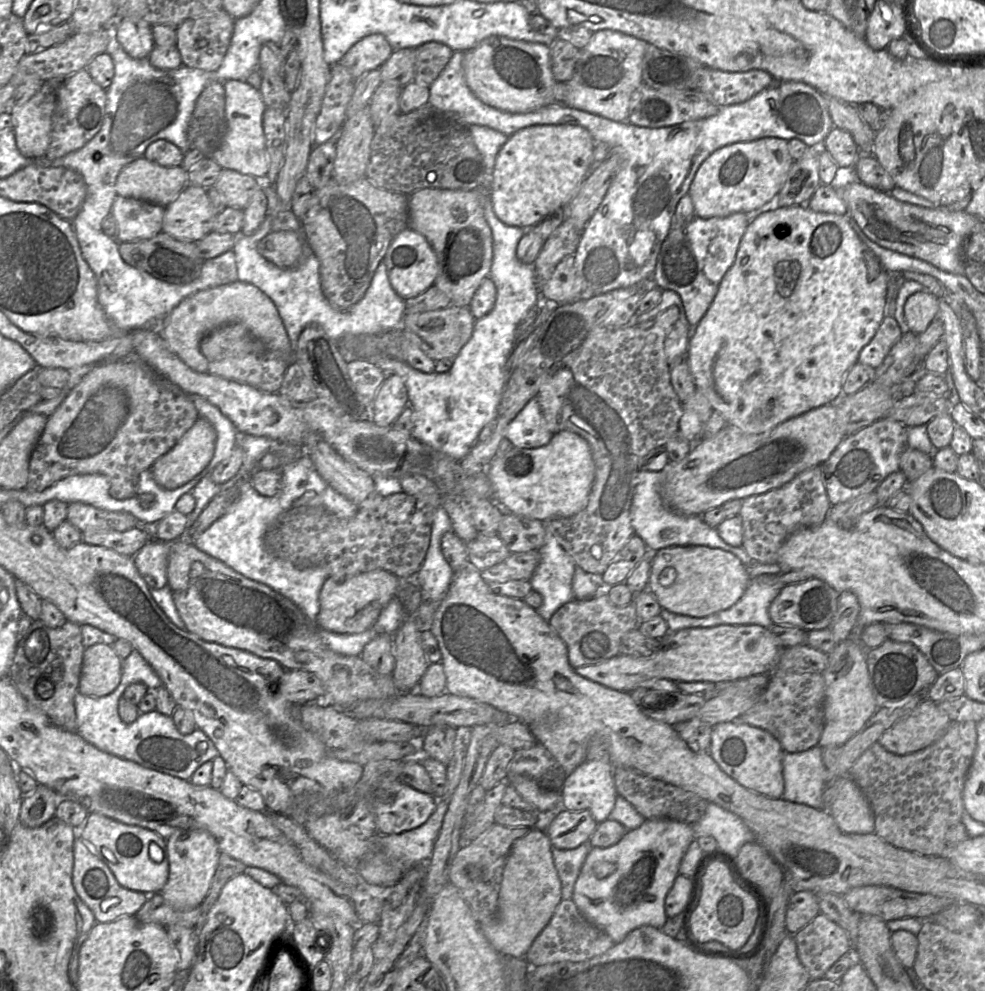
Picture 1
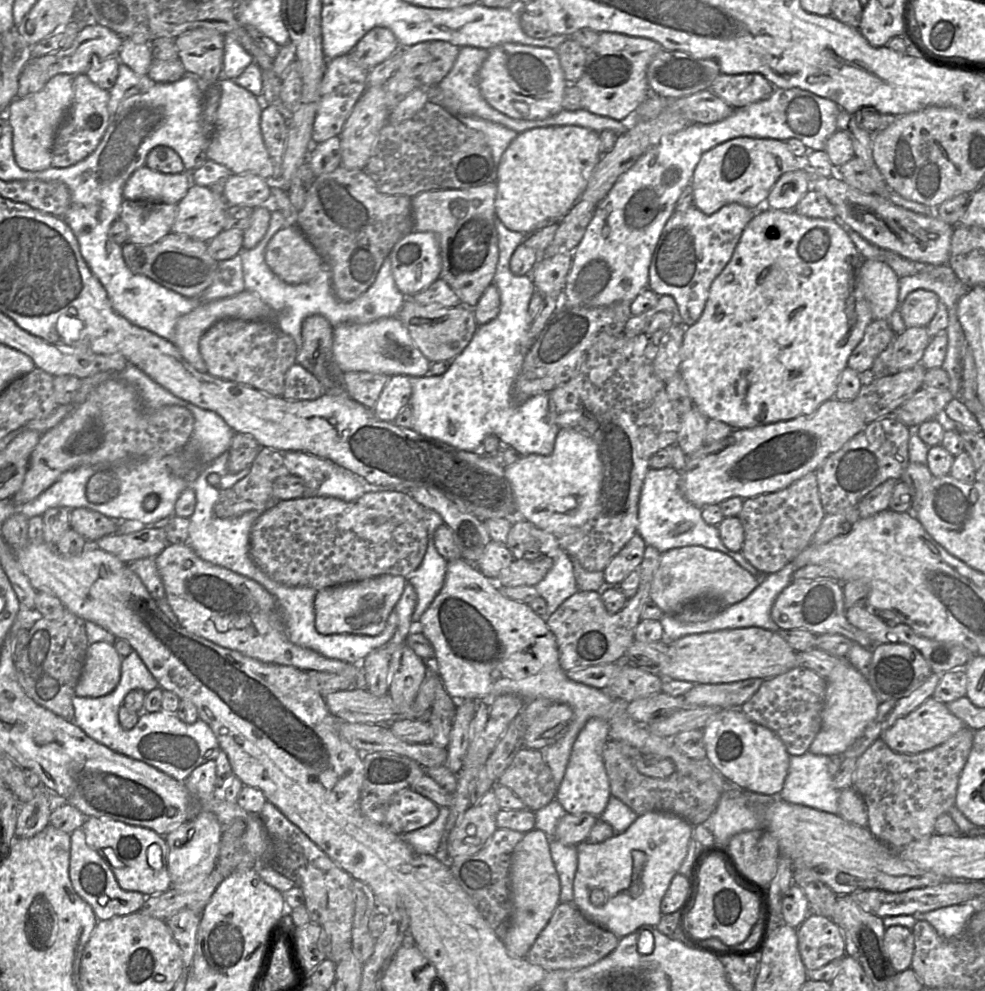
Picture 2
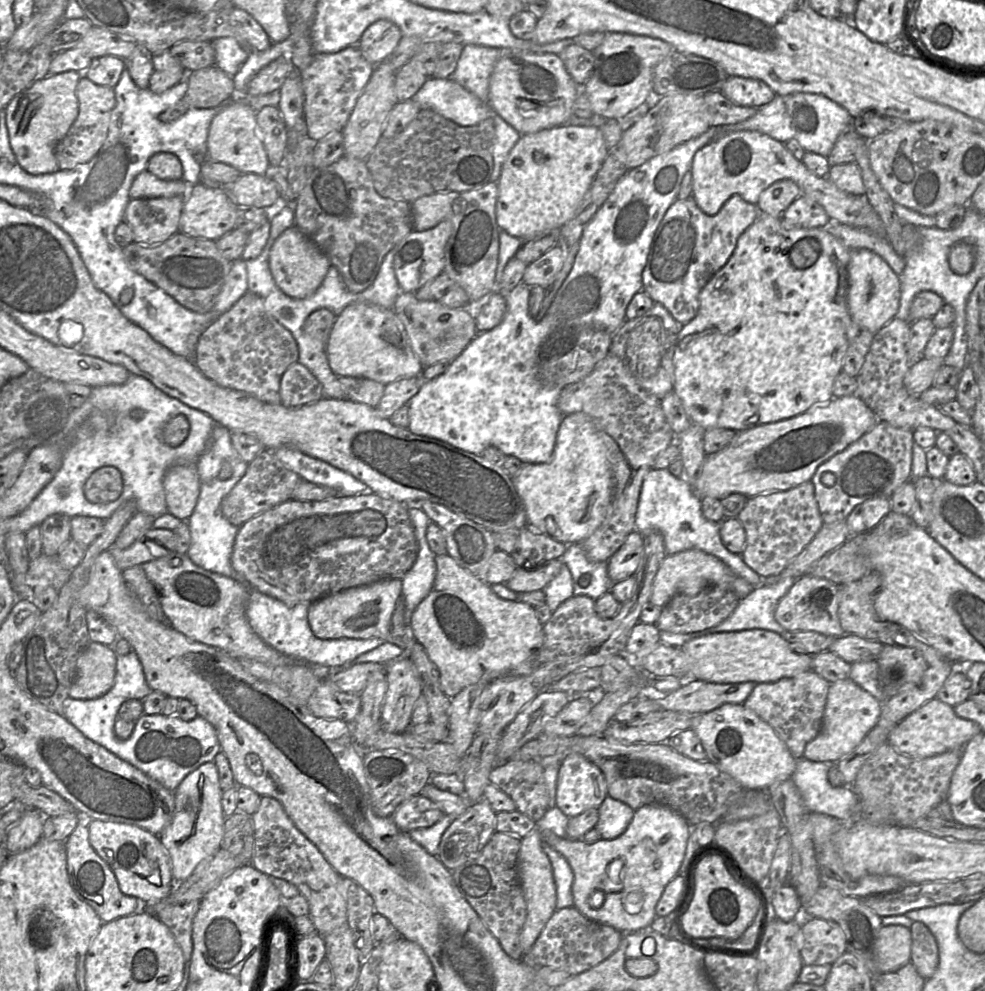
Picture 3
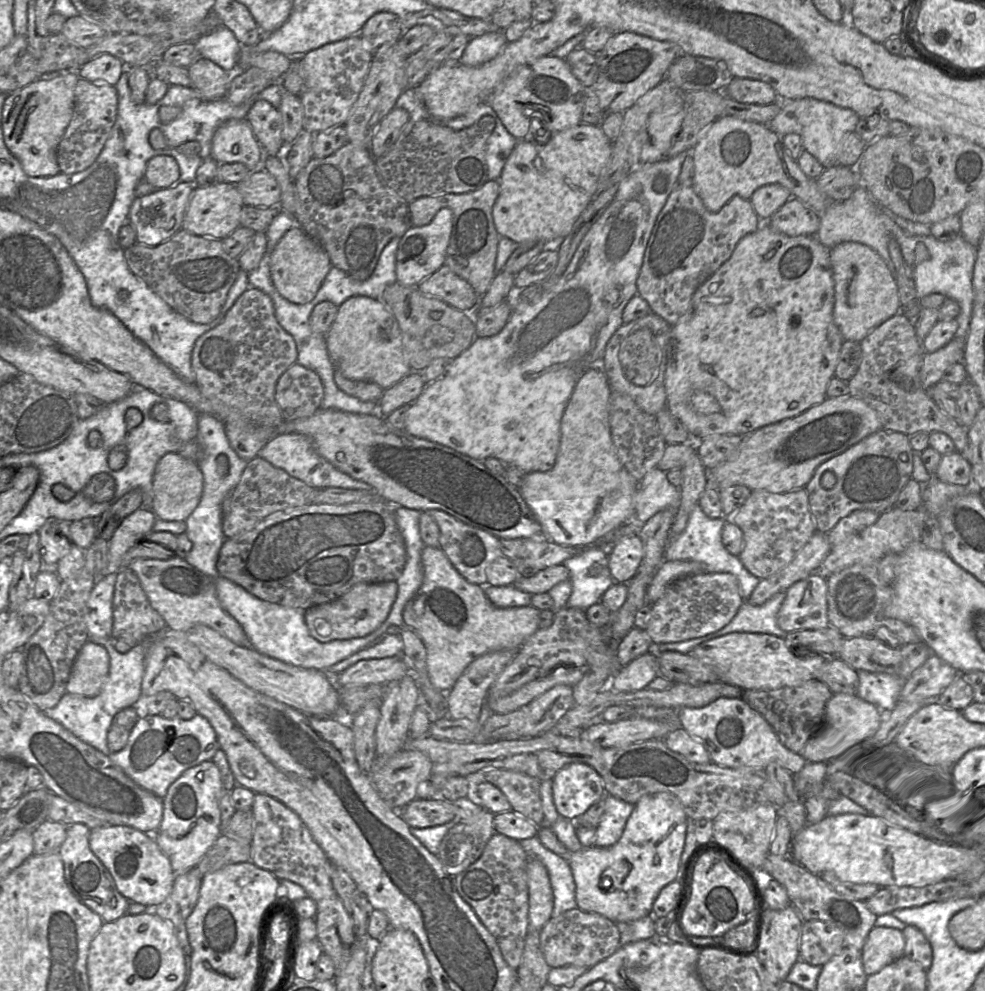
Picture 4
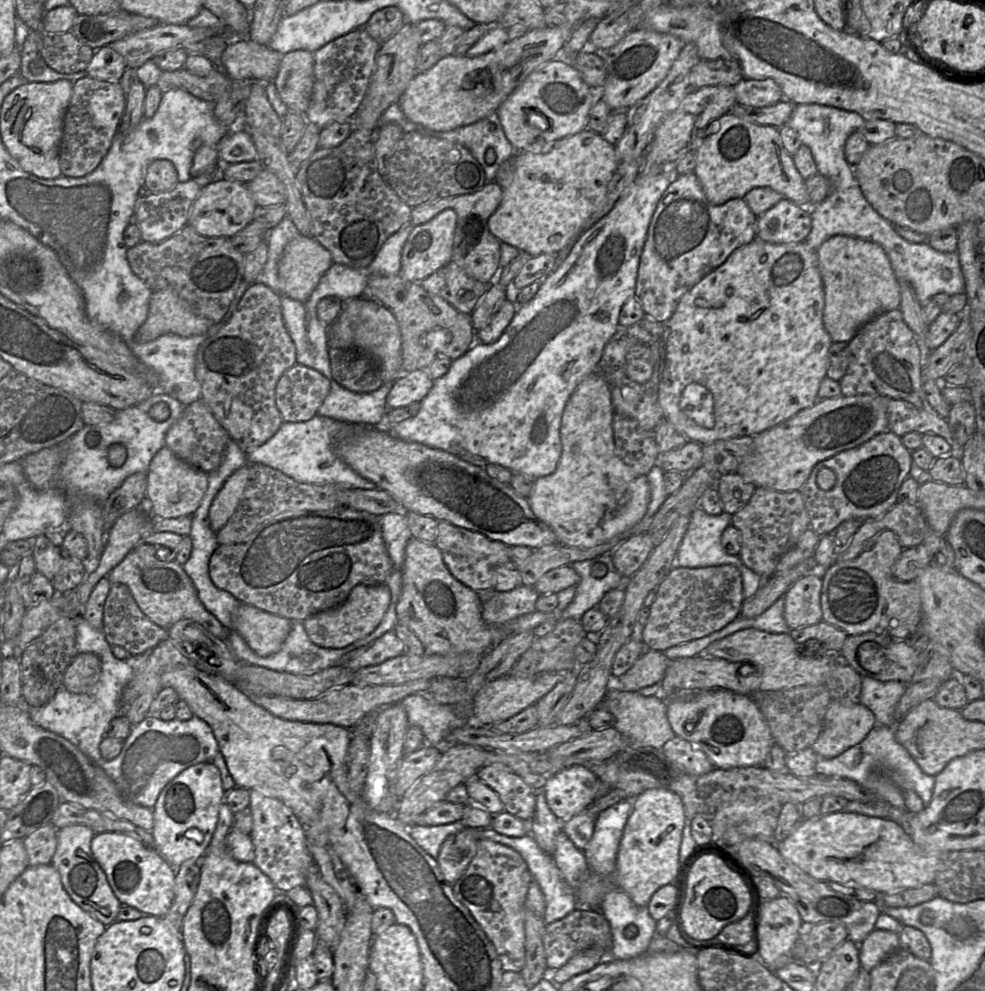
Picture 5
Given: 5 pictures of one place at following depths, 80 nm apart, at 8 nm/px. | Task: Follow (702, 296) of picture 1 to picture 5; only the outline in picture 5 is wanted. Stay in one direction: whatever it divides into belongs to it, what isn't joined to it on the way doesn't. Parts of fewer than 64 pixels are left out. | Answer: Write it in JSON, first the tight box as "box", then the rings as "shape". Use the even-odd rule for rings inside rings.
{"box":[634,173,757,323],"shape":[[[695,173],[677,176],[657,204],[640,256],[634,296],[640,302],[645,316],[665,323],[684,294],[722,265],[736,249],[756,238],[757,218],[744,199],[730,199],[722,205],[711,204]]]}

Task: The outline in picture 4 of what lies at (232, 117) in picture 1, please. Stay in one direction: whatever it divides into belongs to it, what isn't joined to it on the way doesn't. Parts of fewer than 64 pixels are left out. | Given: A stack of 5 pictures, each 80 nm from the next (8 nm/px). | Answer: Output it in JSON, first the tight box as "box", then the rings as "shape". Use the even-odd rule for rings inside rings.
{"box":[210,119,263,171],"shape":[[[246,119],[230,120],[215,130],[210,158],[218,164],[242,163],[254,171],[263,163],[263,149]]]}

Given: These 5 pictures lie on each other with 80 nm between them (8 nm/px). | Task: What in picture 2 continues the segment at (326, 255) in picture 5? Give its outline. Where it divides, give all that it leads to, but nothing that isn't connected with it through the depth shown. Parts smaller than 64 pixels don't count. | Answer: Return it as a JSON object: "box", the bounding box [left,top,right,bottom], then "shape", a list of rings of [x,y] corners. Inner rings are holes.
{"box":[265,225,324,285],"shape":[[[297,225],[284,226],[270,239],[265,260],[275,275],[292,285],[312,280],[324,262]]]}

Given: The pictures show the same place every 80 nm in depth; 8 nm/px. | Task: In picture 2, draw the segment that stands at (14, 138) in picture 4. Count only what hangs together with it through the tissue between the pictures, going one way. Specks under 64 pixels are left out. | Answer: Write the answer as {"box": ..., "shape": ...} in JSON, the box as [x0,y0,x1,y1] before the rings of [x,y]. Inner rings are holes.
{"box":[6,73,74,171],"shape":[[[61,73],[51,77],[44,87],[25,97],[16,97],[6,110],[13,131],[13,153],[17,165],[28,171],[43,171],[52,167],[52,147],[58,128],[66,117],[74,97],[74,77]]]}

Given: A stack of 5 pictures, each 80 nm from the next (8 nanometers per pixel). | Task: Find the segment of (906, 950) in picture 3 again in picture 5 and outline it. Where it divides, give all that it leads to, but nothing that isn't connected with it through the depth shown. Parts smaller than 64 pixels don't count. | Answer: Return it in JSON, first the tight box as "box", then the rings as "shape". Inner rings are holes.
{"box":[859,929,900,971],"shape":[[[873,929],[864,941],[859,944],[861,968],[871,971],[900,947],[899,934],[887,930]]]}

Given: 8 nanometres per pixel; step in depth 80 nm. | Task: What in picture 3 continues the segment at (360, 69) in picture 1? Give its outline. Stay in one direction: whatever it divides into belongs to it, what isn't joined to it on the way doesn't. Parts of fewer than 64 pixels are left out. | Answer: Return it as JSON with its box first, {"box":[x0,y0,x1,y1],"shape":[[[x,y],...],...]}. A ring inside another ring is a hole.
{"box":[356,20,402,65],"shape":[[[377,20],[366,28],[356,45],[372,65],[385,61],[402,38],[399,27],[389,20]]]}

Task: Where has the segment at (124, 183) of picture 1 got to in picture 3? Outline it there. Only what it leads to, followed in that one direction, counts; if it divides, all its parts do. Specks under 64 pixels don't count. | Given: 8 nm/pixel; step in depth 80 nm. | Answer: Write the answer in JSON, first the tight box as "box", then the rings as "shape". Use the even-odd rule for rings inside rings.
{"box":[129,169,190,199],"shape":[[[145,169],[133,180],[129,196],[131,199],[186,197],[189,187],[190,185],[183,179],[173,181],[161,180]]]}

